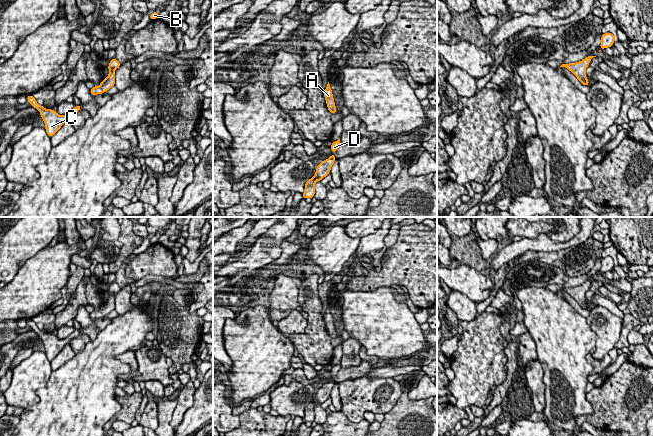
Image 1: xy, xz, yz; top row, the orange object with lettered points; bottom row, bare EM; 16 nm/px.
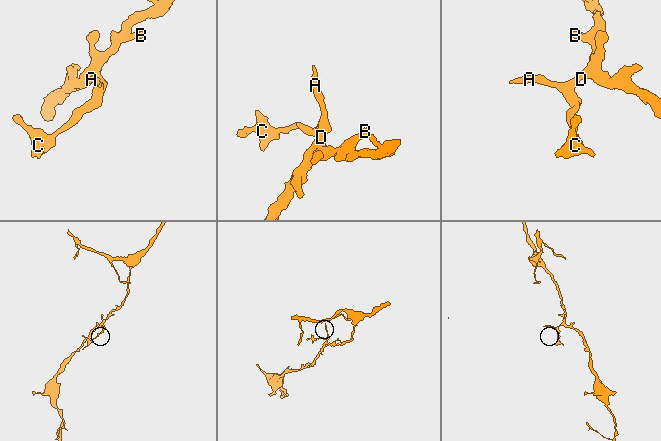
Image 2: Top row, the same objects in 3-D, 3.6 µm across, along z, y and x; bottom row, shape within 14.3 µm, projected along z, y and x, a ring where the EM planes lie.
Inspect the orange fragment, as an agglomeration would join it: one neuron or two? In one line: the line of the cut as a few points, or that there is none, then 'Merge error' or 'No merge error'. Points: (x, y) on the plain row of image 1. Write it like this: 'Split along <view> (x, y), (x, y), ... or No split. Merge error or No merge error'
No split. No merge error

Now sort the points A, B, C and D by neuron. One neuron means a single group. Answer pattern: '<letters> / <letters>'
A B C D

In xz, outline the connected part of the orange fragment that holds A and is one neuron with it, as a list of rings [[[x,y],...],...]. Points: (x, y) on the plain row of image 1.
[[[328,306],[328,308],[326,310],[325,315],[324,315],[324,322],[326,324],[326,329],[327,329],[327,332],[329,334],[329,336],[331,338],[335,338],[337,336],[337,332],[335,330],[333,317],[332,317],[332,314],[331,314],[329,306]]]

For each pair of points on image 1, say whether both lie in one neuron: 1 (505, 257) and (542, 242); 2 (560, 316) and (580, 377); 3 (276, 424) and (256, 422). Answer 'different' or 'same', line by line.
1: same
2: same
3: same

